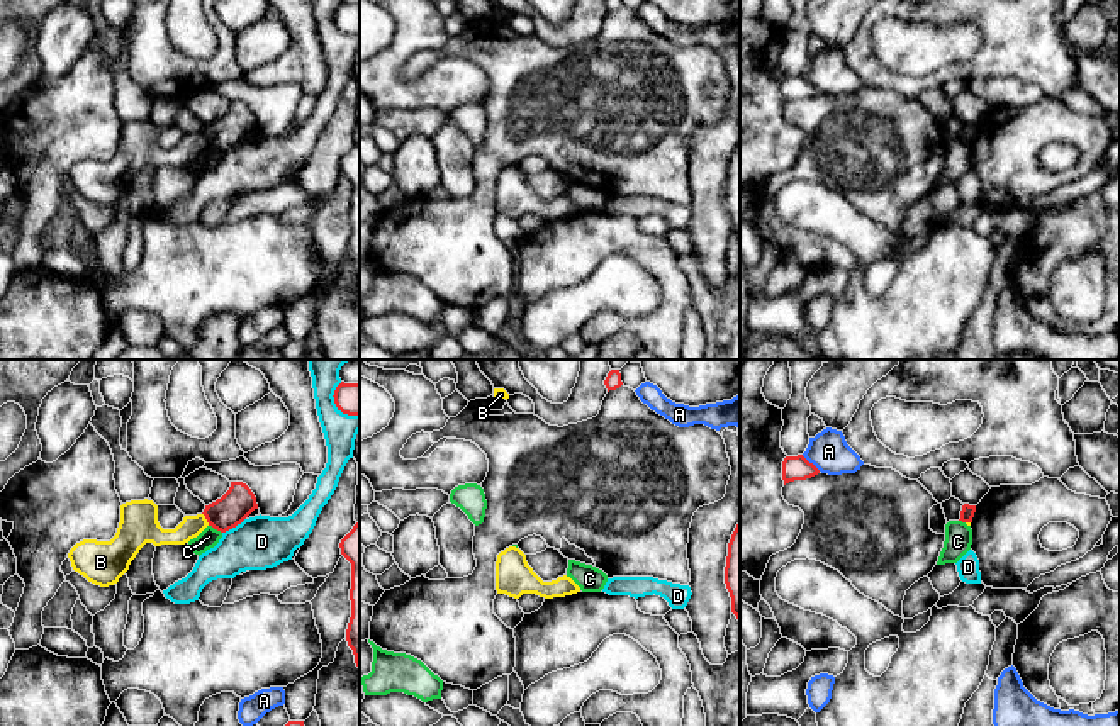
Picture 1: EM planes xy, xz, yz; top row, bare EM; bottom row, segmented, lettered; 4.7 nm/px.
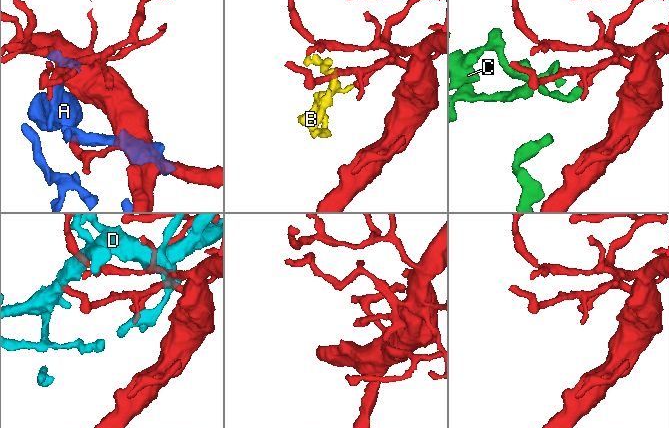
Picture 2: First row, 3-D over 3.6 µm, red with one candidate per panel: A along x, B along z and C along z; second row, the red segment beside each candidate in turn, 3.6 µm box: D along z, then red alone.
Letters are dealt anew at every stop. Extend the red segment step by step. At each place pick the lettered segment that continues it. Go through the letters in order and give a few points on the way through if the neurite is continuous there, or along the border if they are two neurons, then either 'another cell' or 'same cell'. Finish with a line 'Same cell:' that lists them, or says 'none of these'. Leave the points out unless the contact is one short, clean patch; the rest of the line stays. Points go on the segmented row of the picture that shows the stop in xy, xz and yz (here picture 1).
A: another cell
B: border along xy (202, 513), (209, 524); another cell
C: another cell
D: another cell
Same cell: none of these

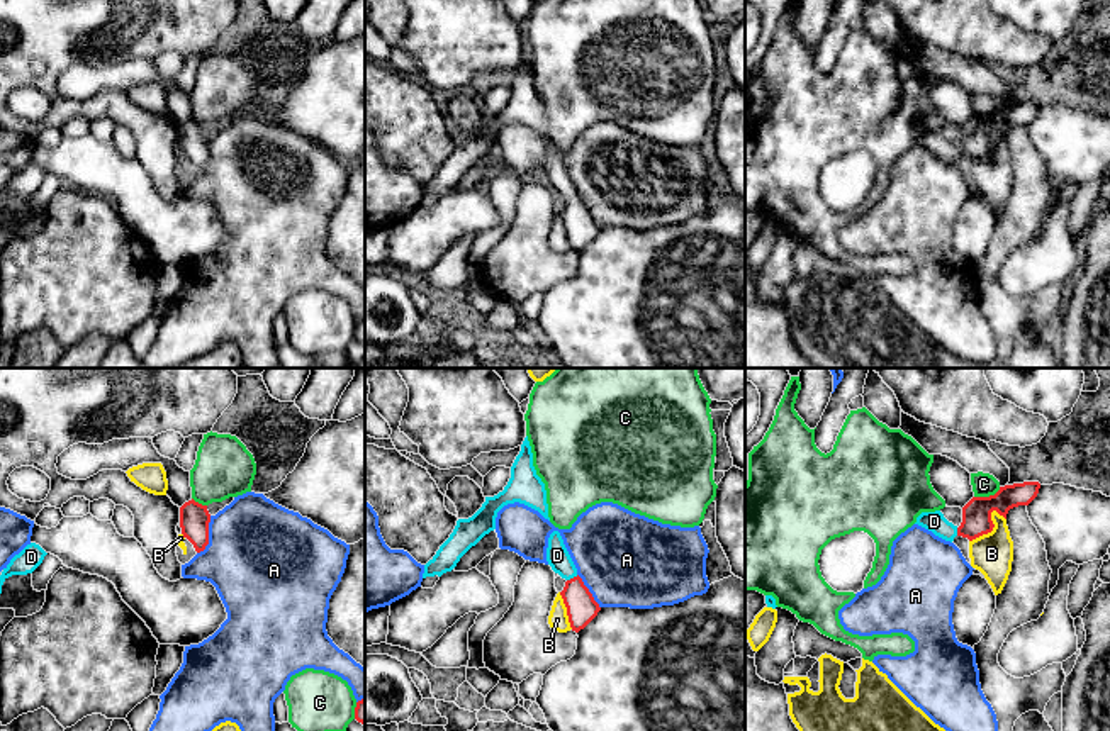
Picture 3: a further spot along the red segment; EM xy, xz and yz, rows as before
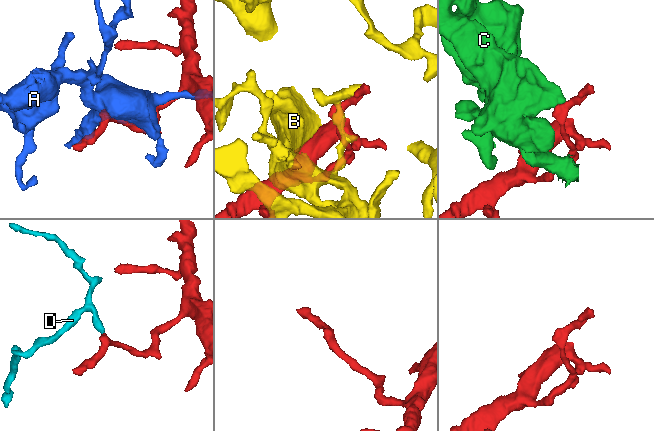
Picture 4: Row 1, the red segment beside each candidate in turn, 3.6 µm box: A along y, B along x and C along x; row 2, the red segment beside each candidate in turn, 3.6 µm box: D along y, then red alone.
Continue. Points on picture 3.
A: another cell
B: another cell
C: another cell
D: runs through xz (581, 608), (574, 592), (574, 577), (557, 555); same cell
Same cell: D

